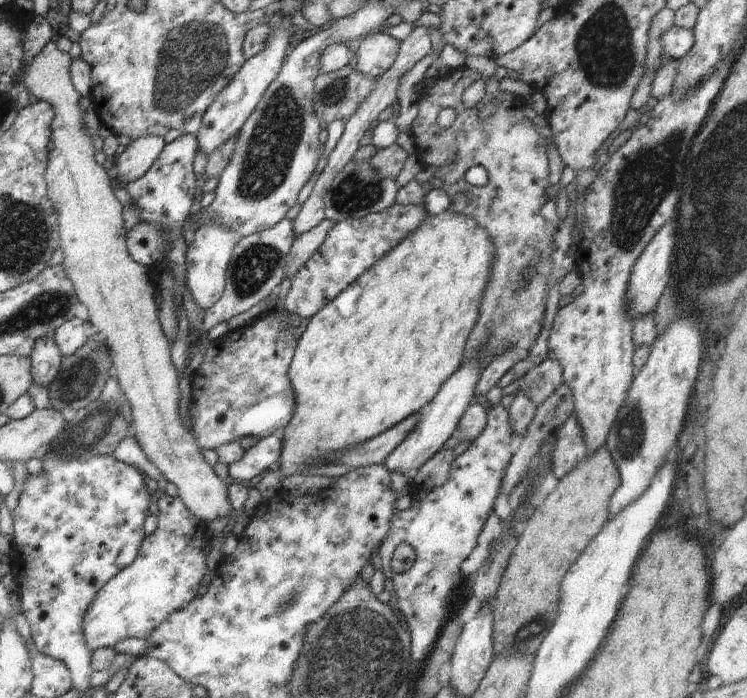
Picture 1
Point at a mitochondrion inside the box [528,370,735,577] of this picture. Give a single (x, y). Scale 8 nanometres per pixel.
(630, 429)

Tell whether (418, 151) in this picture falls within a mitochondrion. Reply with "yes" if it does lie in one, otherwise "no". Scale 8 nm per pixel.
no

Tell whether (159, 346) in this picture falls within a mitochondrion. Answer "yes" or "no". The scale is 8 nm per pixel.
no

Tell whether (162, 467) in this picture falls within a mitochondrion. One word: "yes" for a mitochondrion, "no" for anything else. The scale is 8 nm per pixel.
no

